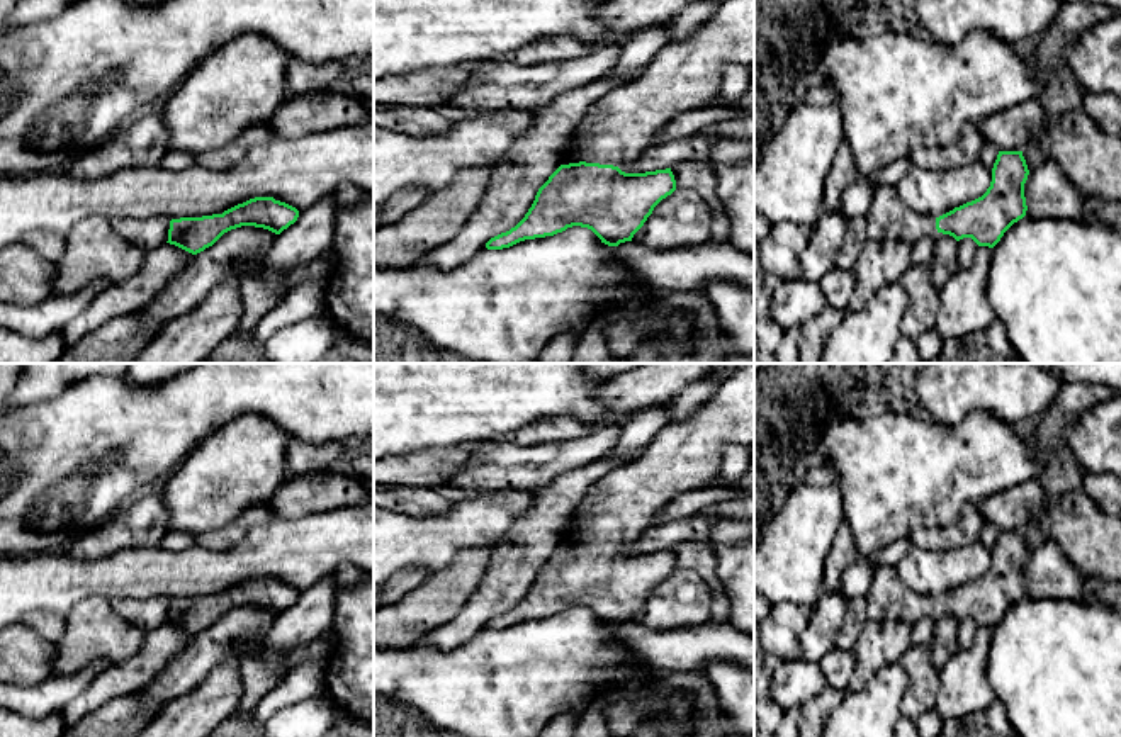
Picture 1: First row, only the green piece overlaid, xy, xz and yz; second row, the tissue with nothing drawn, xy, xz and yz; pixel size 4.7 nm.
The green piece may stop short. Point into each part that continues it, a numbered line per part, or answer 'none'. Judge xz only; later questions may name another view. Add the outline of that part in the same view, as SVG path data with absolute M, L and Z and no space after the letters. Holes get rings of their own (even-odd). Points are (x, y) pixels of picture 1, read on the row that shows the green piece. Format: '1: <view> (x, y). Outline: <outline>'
none

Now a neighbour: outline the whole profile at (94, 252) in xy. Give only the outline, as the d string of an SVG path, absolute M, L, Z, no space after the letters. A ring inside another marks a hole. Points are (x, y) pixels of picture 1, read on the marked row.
M105 219L78 221L65 236L66 250L56 263L54 294L71 294L97 280L110 285L139 273L146 253L117 234Z

